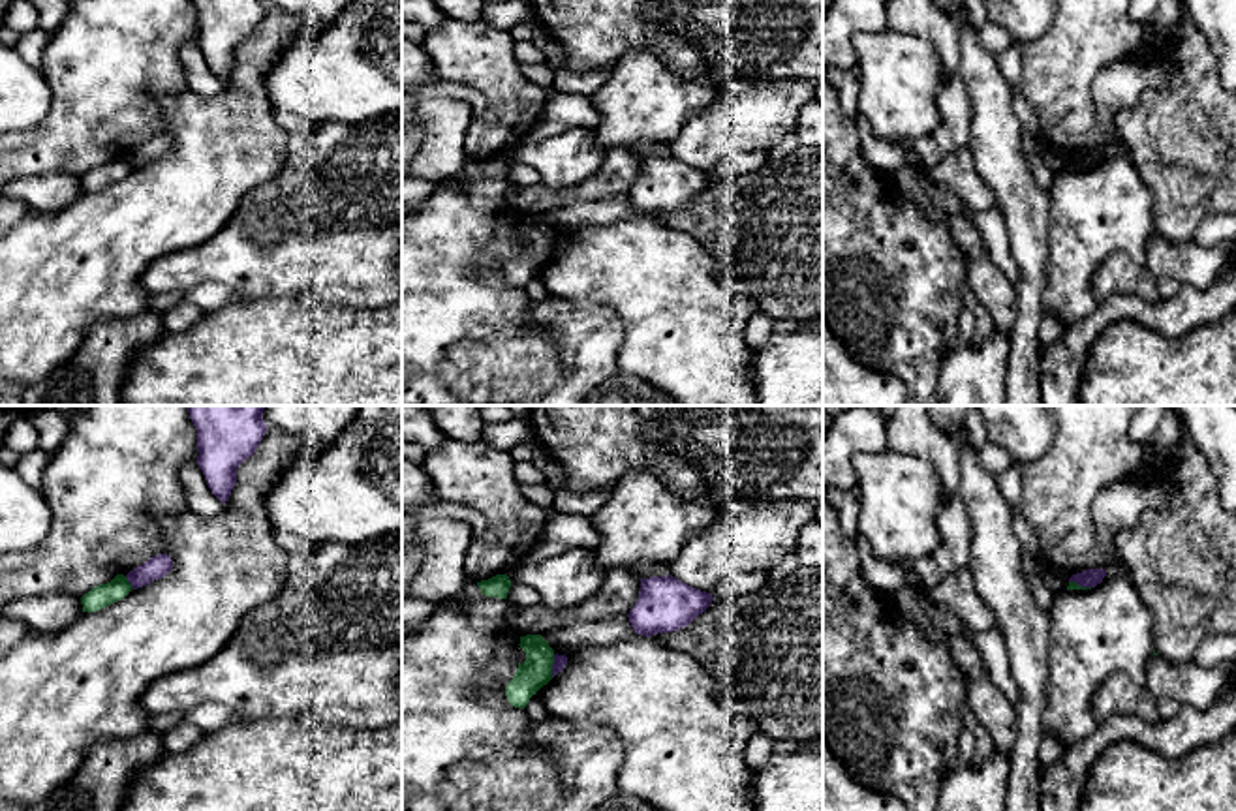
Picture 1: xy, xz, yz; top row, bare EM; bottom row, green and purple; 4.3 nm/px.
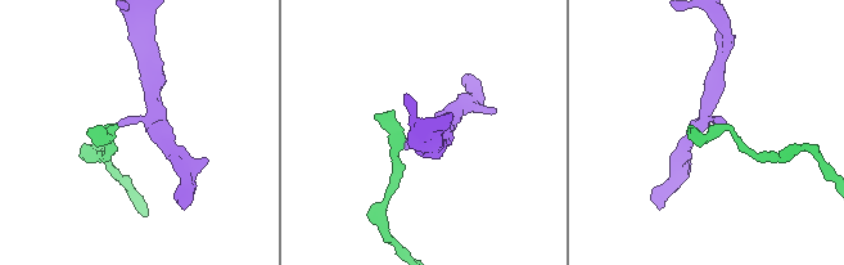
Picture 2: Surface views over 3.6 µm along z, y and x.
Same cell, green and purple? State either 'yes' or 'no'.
no

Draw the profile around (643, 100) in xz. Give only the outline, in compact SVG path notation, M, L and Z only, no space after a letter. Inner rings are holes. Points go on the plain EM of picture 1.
M627 51L592 96L601 113L595 143L605 152L648 141L671 145L688 118L714 99L714 86L676 75L659 54Z

